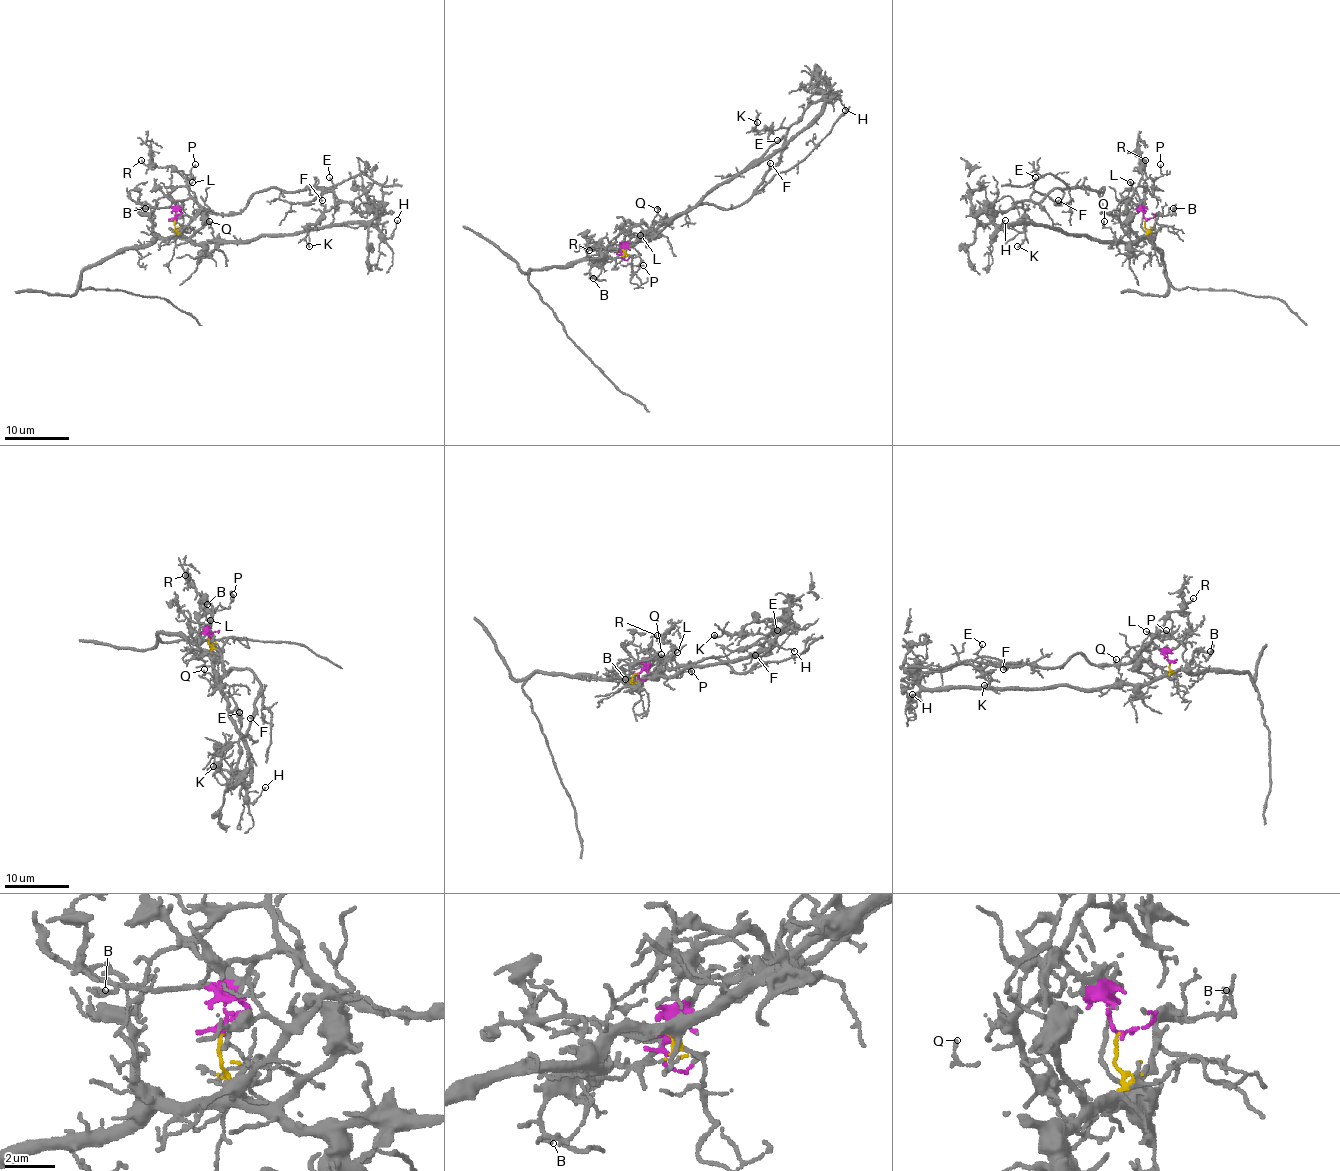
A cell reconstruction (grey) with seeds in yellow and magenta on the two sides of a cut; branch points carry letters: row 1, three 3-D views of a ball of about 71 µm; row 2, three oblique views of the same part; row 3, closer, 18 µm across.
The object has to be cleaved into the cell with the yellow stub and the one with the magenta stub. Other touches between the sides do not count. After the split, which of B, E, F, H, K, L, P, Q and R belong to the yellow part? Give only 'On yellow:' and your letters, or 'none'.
On yellow: B, H, Q

